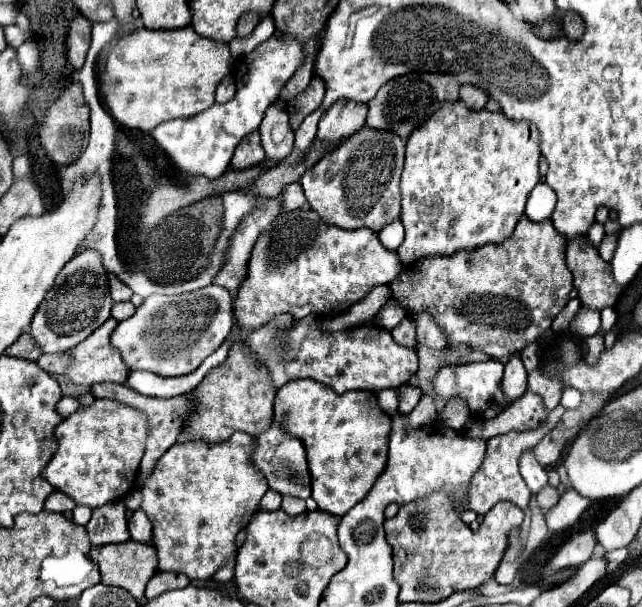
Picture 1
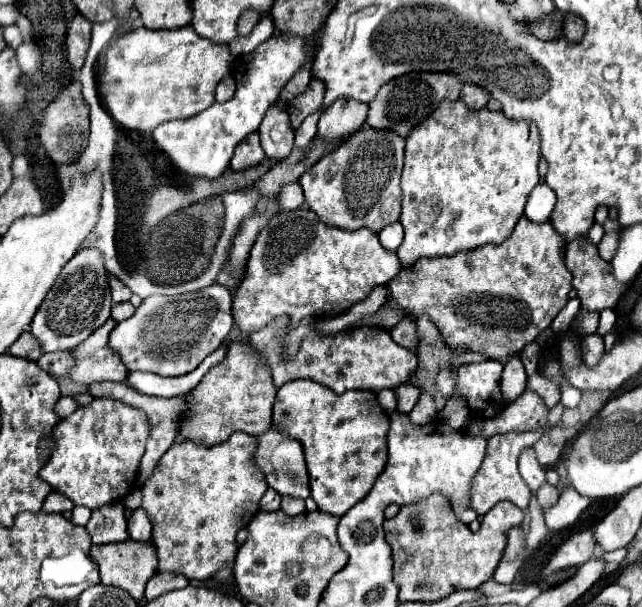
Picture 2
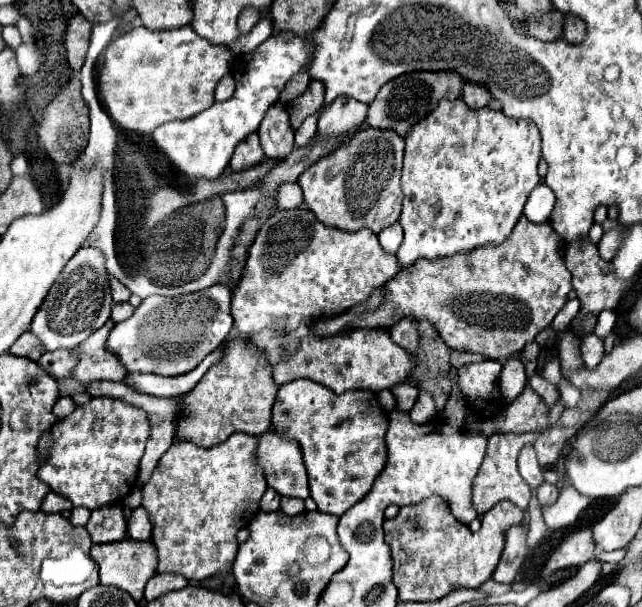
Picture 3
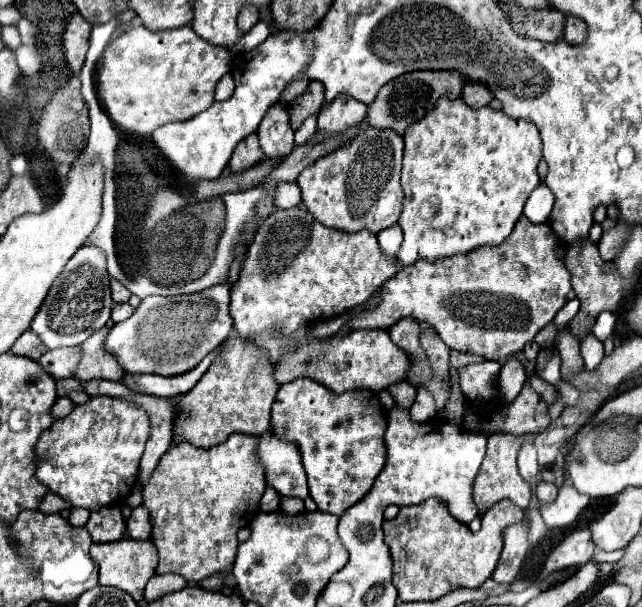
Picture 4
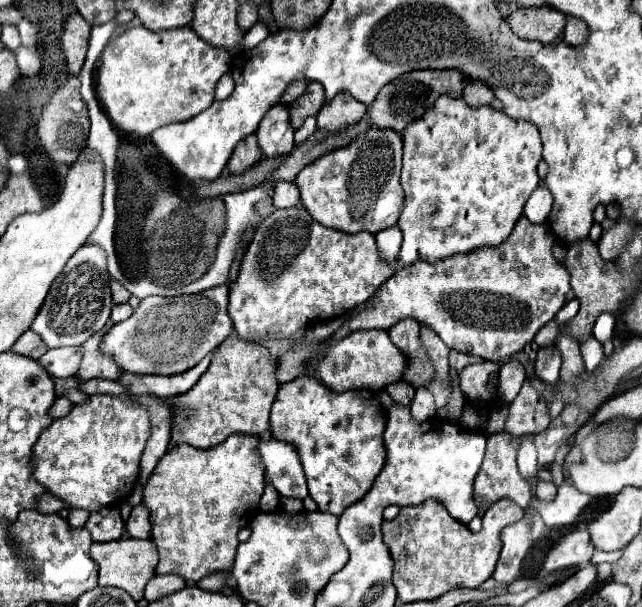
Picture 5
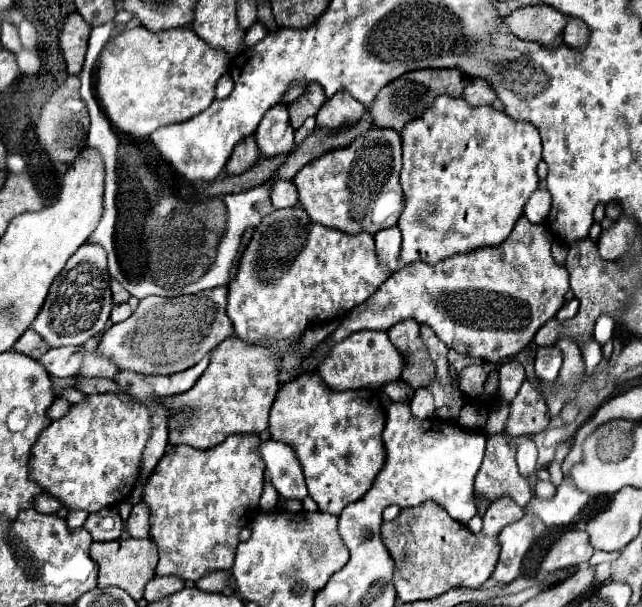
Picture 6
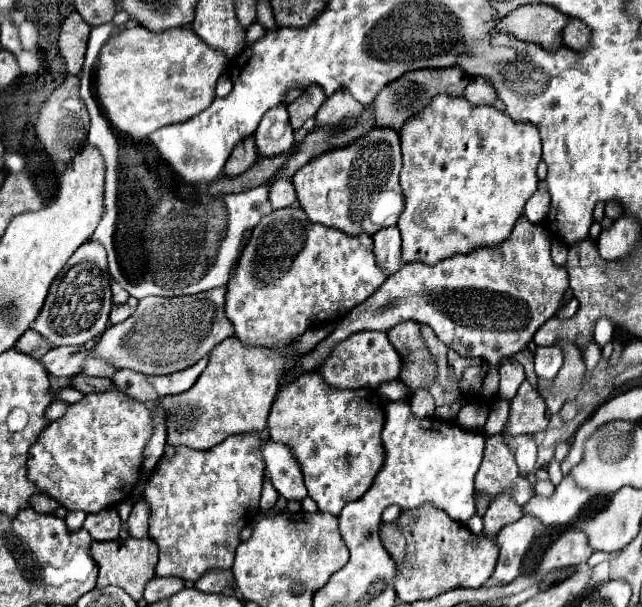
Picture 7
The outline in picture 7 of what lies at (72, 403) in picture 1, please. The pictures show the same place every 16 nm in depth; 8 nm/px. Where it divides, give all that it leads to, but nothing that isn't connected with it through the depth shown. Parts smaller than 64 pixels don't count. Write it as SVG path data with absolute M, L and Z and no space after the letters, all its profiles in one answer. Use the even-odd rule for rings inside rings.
M54 400L54 402L48 406L48 412L46 412L48 420L52 422L52 420L62 418L62 416L66 414L66 408L68 408L68 402L64 402L64 400Z

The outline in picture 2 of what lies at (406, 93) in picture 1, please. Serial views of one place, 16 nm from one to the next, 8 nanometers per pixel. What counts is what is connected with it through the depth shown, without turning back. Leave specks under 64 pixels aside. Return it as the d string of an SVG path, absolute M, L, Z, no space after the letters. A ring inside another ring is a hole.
M412 72L412 74L404 74L398 76L396 80L390 80L388 84L384 84L376 98L368 104L368 118L366 124L378 130L392 130L396 132L400 138L406 138L408 132L418 126L420 122L424 122L442 100L456 100L460 96L460 80L452 74L446 72Z

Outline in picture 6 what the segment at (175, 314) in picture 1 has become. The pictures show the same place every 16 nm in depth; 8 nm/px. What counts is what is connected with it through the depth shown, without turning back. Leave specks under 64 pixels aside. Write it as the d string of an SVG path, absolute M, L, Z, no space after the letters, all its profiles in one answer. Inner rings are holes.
M216 286L192 296L148 296L140 300L128 320L114 324L102 336L98 352L110 358L120 370L164 376L184 372L234 332L226 314L226 294L226 286Z

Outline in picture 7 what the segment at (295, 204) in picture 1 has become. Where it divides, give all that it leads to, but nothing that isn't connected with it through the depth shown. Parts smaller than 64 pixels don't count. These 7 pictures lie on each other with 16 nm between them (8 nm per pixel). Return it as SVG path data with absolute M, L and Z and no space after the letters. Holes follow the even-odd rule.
M272 180L270 202L272 202L272 208L288 208L298 202L296 188L290 184L290 180Z

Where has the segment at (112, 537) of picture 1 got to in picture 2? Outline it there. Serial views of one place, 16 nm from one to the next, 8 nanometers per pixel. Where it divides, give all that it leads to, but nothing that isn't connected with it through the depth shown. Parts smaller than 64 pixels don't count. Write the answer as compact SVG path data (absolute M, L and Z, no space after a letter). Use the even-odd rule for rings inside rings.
M112 502L102 508L92 510L92 518L86 524L92 544L112 544L128 540L124 502Z

